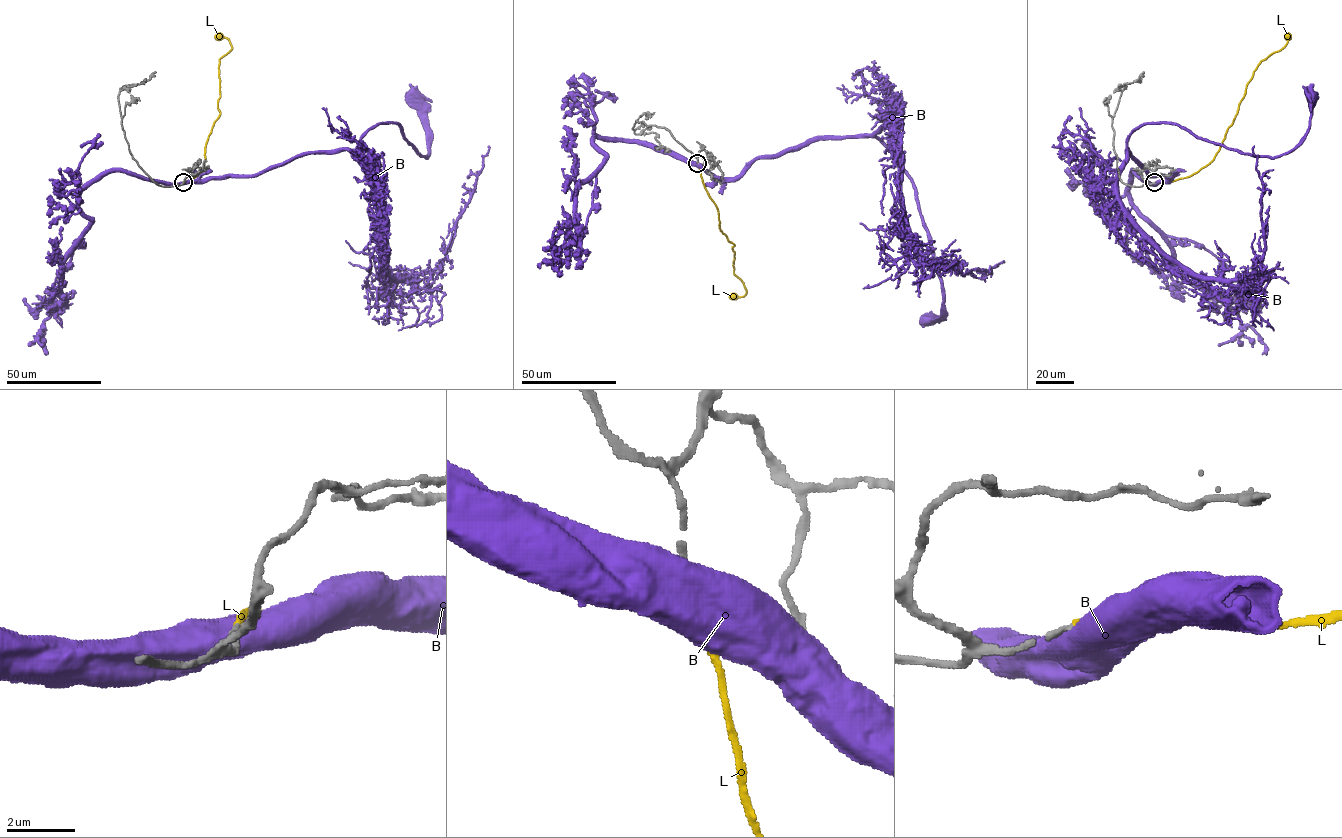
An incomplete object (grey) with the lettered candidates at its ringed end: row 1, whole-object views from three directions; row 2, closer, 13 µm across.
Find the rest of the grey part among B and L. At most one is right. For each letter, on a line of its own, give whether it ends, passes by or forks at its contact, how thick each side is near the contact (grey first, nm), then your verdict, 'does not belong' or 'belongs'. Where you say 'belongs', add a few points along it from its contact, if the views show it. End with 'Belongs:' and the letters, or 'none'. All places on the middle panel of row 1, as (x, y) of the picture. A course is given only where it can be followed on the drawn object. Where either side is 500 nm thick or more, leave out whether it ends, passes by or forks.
B: calibres 160 and 750 nm; does not belong
L: it ends; calibres 160 and 170 nm; belongs; course (697, 163), (705, 189), (717, 208), (719, 228), (734, 245), (733, 273), (746, 291), (734, 297)
Belongs: L

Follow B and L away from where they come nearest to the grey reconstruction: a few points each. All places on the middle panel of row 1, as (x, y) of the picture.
B: (697, 162), (734, 178), (757, 159), (812, 140), (875, 136), (911, 180), (929, 236), (942, 313), (928, 320)
L: (697, 163), (705, 189), (717, 208), (719, 228), (734, 245), (733, 273), (746, 291), (734, 297)

